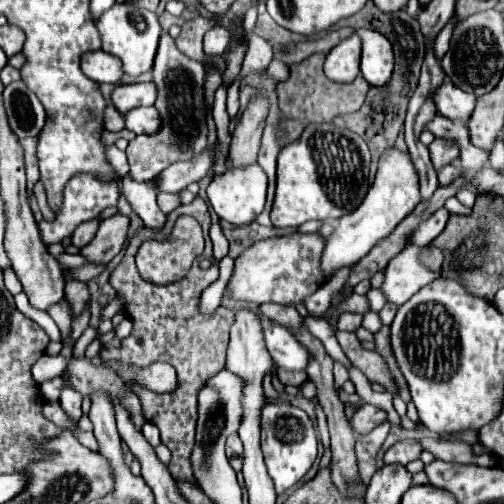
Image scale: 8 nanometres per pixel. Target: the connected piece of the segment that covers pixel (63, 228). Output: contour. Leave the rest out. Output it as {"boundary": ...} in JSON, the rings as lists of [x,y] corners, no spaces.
{"boundary":[[[77,173],[73,175],[67,185],[65,185],[65,191],[63,191],[63,203],[61,207],[55,211],[55,219],[53,221],[39,221],[37,227],[39,227],[39,233],[41,233],[41,239],[43,243],[49,247],[51,243],[61,243],[65,237],[71,237],[75,227],[97,217],[103,209],[111,207],[111,205],[117,205],[117,199],[121,195],[121,187],[119,187],[119,181],[117,179],[111,179],[111,181],[101,181],[97,179],[95,175],[91,173]]]}

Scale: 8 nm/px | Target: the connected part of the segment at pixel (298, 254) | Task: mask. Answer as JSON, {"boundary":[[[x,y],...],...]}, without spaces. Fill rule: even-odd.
{"boundary":[[[289,233],[283,237],[271,237],[257,241],[235,261],[231,277],[231,293],[235,299],[249,305],[263,303],[283,303],[297,305],[303,303],[313,291],[317,291],[325,281],[321,273],[321,255],[325,239],[321,233]]]}

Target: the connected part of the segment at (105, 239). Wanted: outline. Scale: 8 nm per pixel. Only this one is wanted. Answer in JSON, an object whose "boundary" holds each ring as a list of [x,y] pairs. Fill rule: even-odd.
{"boundary":[[[117,213],[105,221],[95,235],[95,239],[81,249],[81,255],[89,257],[91,263],[109,263],[125,245],[131,219],[123,213]]]}

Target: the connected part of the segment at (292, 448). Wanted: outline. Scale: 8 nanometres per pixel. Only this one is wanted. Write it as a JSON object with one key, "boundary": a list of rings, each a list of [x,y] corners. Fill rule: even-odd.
{"boundary":[[[289,401],[265,403],[261,409],[261,451],[265,457],[267,473],[275,483],[275,491],[283,493],[291,489],[309,471],[317,457],[315,429],[307,413]]]}

